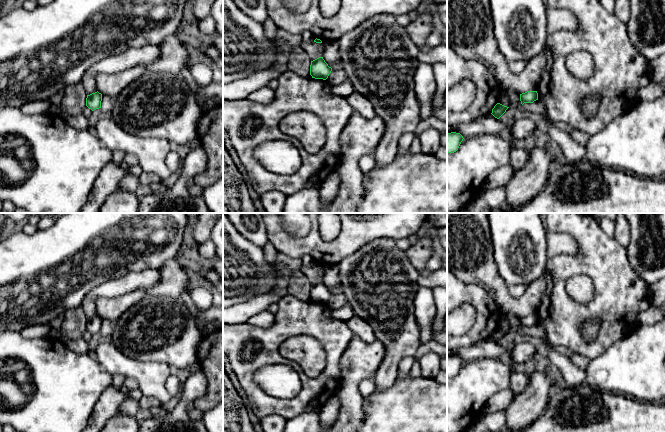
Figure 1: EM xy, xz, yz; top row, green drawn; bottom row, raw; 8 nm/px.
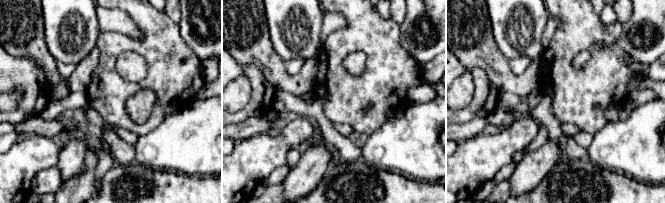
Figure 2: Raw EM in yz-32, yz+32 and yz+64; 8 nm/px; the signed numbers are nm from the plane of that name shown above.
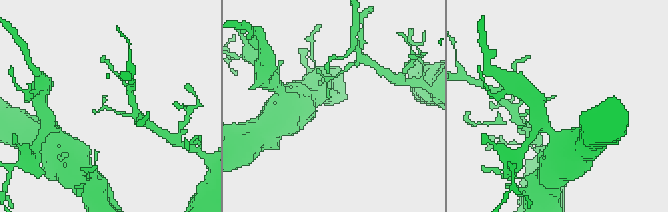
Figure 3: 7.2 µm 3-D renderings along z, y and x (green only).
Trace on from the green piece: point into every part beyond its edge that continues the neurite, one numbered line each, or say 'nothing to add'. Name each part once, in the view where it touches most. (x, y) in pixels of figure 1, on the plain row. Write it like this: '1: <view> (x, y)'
nothing to add

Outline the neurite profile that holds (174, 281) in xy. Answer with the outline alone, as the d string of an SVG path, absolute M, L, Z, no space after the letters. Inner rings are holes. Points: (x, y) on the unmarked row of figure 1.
M172 258L158 269L161 279L145 289L148 296L169 296L180 298L189 290L189 273L182 267L181 260Z

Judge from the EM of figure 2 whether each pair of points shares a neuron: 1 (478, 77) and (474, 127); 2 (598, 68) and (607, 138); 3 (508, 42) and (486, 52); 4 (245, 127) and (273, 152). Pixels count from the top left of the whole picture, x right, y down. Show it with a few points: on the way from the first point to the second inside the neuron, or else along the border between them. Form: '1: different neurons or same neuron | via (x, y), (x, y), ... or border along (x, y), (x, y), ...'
1: different neurons | border along (478, 116), (456, 124)
2: different neurons | border along (608, 122), (593, 134)
3: different neurons | border along (490, 24), (493, 39), (498, 49), (509, 60)
4: different neurons | border along (265, 132), (236, 141)

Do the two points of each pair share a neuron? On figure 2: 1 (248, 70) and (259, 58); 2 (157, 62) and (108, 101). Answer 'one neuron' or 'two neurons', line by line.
1: two neurons
2: one neuron

